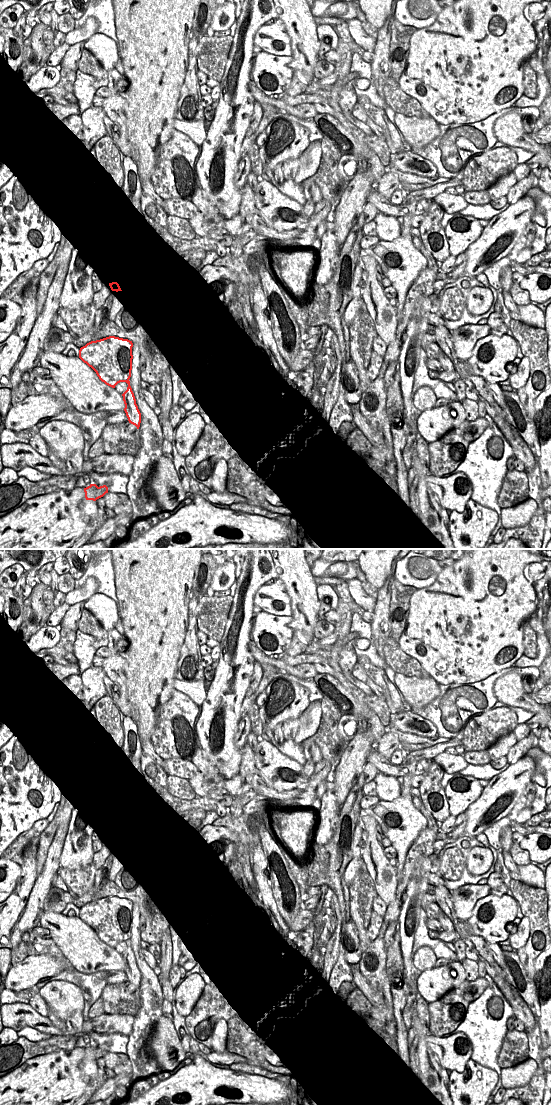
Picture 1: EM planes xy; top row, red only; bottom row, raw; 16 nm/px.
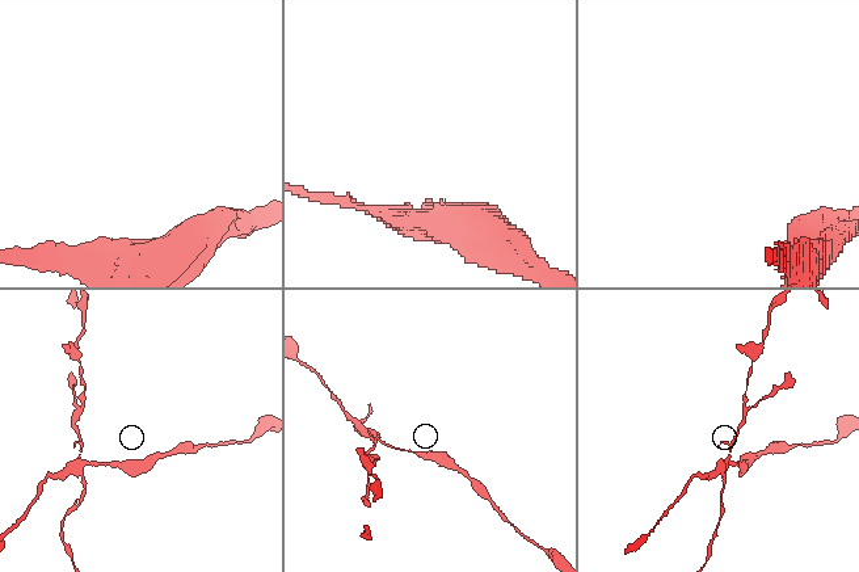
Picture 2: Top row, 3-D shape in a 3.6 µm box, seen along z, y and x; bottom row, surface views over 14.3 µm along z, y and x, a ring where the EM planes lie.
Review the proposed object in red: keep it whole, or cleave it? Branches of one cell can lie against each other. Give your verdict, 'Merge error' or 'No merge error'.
Merge error

